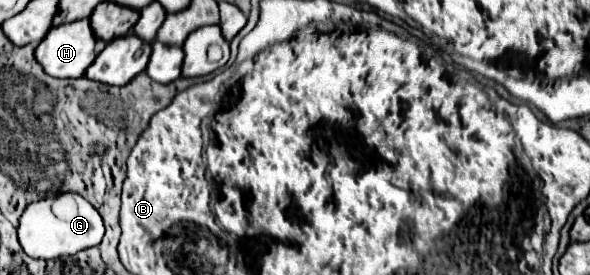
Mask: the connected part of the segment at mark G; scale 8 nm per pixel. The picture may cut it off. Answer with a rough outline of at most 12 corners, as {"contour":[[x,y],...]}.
{"contour":[[78,193],[30,203],[18,225],[34,259],[100,245],[100,213]]}

